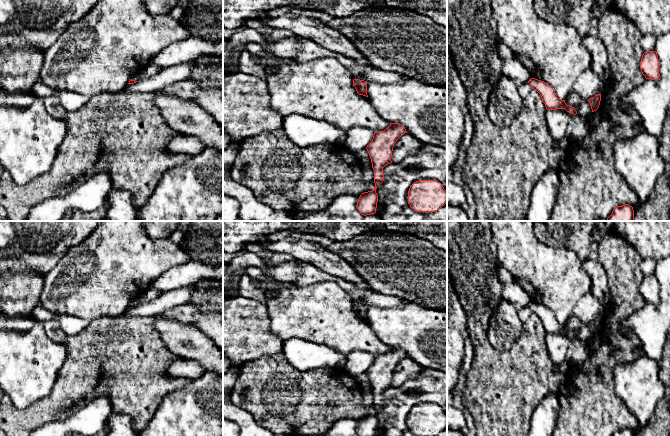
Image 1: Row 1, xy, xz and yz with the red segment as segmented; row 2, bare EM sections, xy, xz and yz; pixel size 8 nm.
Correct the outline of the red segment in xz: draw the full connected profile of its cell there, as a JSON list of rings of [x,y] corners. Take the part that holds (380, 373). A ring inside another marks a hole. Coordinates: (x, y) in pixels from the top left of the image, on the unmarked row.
[[[390,347],[384,355],[374,356],[373,363],[366,373],[374,394],[375,413],[360,419],[357,426],[359,436],[376,436],[378,426],[376,413],[384,405],[383,392],[392,387],[394,368],[405,357],[407,357],[405,351],[399,347]]]

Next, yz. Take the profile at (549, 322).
[[[531,302],[528,307],[540,318],[547,334],[565,333],[569,337],[577,338],[574,331],[567,329],[565,324],[557,321],[554,313],[548,307],[535,302]]]

